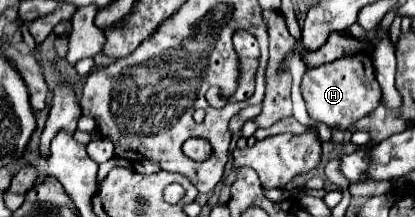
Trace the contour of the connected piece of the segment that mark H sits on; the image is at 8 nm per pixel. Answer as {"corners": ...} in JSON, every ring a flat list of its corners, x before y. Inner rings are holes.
{"corners":[[358,53,306,71,302,77,302,97,312,119,336,129,348,129,354,121,380,105,380,85,376,85,372,59,366,53]]}

